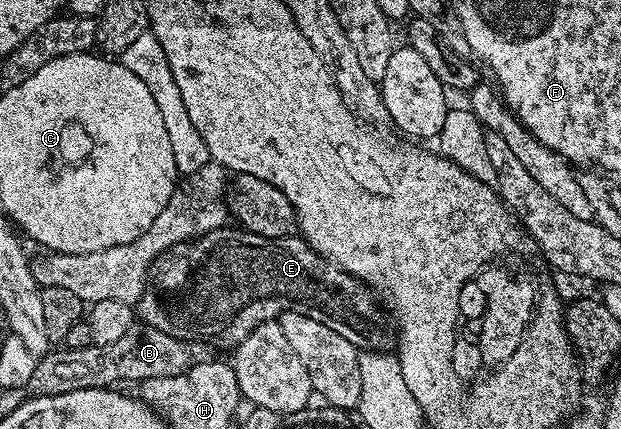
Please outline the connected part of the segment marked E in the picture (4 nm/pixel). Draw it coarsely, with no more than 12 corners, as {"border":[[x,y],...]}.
{"border":[[208,230],[153,263],[142,323],[233,348],[286,310],[394,345],[373,291],[300,236]]}

